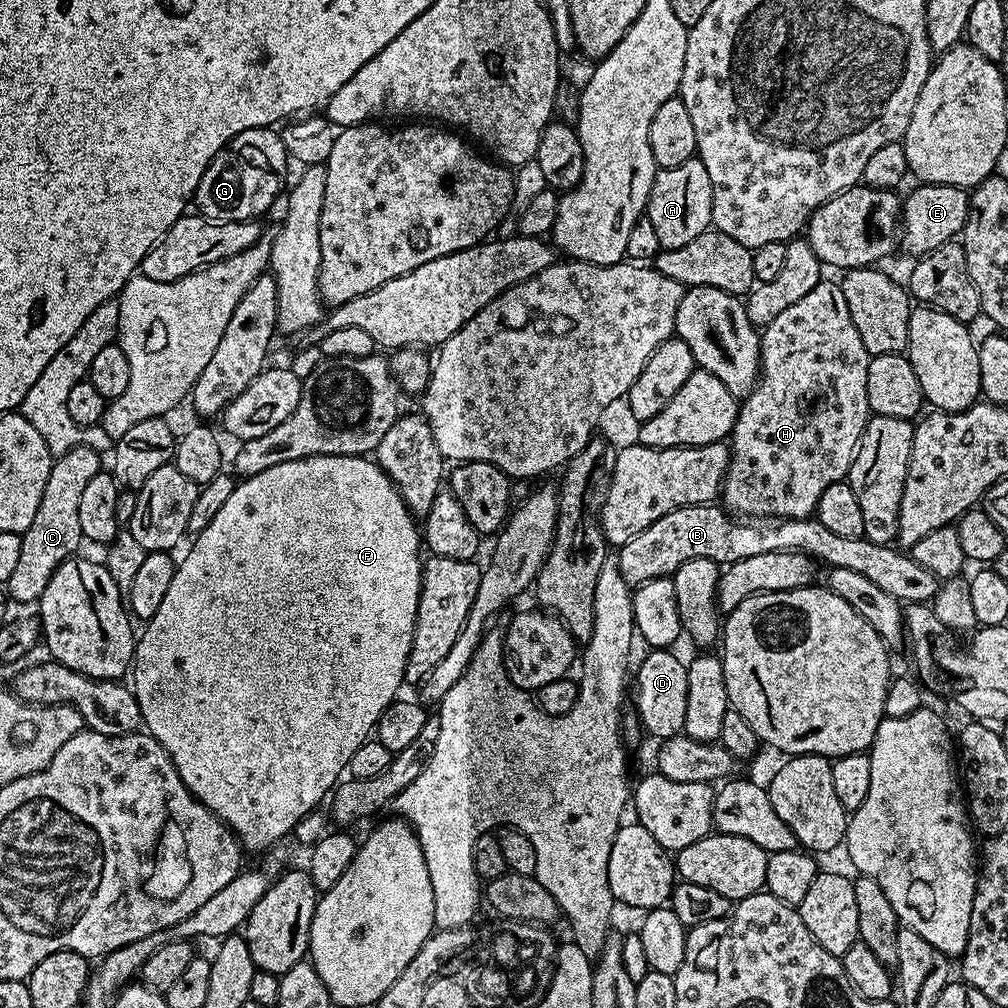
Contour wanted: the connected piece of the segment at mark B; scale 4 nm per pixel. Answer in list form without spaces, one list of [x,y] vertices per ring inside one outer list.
[[[715,503],[711,504],[691,504],[685,508],[674,510],[670,514],[662,514],[662,518],[658,518],[658,522],[654,522],[650,526],[646,526],[646,530],[642,530],[642,534],[637,534],[636,537],[630,538],[630,542],[619,545],[618,552],[620,557],[617,558],[616,564],[620,567],[620,576],[624,579],[623,583],[628,586],[639,586],[650,582],[654,578],[662,578],[663,576],[671,577],[680,567],[686,562],[690,562],[694,558],[710,558],[715,564],[727,566],[738,562],[742,558],[754,558],[754,554],[770,554],[774,550],[786,550],[787,552],[805,552],[807,556],[811,556],[814,560],[823,562],[828,568],[845,568],[846,570],[854,570],[858,574],[866,574],[866,578],[870,578],[870,582],[874,582],[874,586],[881,587],[886,590],[886,594],[890,594],[895,600],[907,602],[908,604],[922,604],[925,602],[932,602],[936,596],[938,581],[934,574],[930,574],[930,570],[925,570],[922,566],[918,566],[918,562],[914,562],[914,558],[907,551],[897,550],[895,547],[887,544],[875,544],[869,540],[864,539],[863,536],[858,538],[842,538],[842,534],[834,534],[834,530],[826,530],[826,526],[822,526],[822,522],[815,518],[807,520],[781,520],[779,518],[740,518],[737,519],[735,515],[729,514],[723,507],[717,506]]]

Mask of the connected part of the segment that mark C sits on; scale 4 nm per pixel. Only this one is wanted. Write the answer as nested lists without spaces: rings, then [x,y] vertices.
[[[78,446],[53,459],[50,478],[46,478],[46,490],[42,490],[42,502],[38,502],[38,514],[34,514],[34,522],[30,522],[20,537],[22,550],[6,585],[7,595],[15,603],[17,600],[20,604],[35,605],[42,590],[46,590],[46,582],[50,582],[54,570],[79,553],[76,551],[82,545],[84,535],[78,523],[78,502],[82,499],[86,482],[102,471],[100,460],[101,453],[86,446]]]

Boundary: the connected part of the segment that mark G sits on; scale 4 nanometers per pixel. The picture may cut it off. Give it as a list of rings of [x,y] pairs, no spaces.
[[[247,128],[239,132],[232,141],[221,148],[217,156],[209,163],[202,174],[200,184],[196,188],[194,204],[197,204],[199,215],[207,220],[256,220],[276,200],[280,187],[284,184],[284,175],[288,172],[290,157],[283,146],[283,138],[279,131],[267,128]]]

